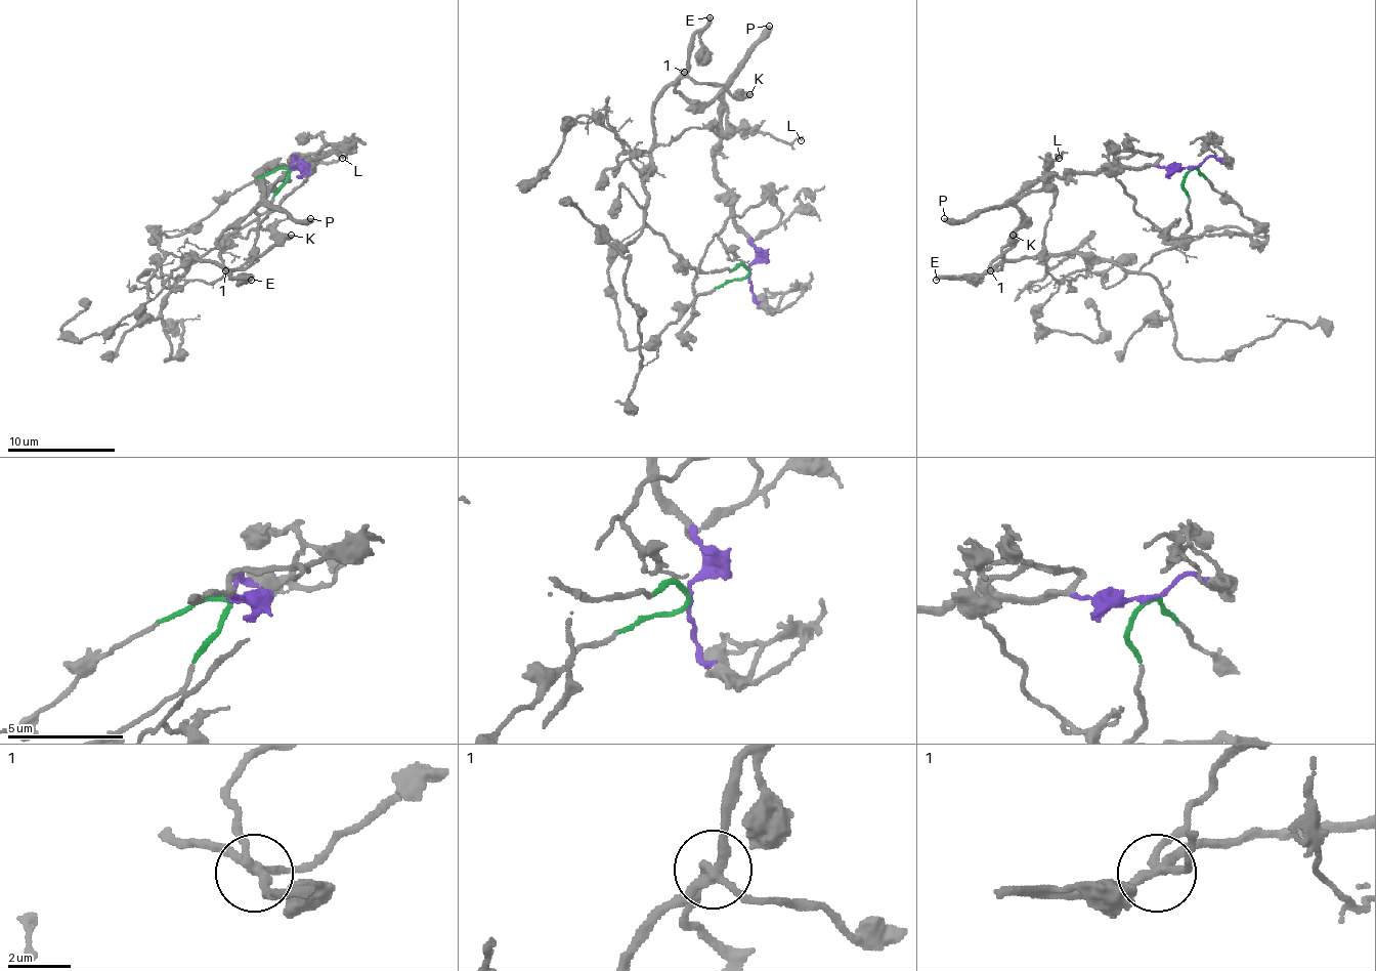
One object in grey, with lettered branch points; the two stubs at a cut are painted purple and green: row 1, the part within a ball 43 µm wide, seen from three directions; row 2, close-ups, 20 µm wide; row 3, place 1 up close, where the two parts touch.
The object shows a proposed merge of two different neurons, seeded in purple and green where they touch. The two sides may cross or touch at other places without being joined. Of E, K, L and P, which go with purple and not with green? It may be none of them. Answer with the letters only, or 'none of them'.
K, L, P

